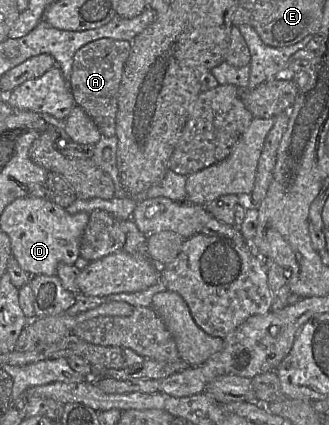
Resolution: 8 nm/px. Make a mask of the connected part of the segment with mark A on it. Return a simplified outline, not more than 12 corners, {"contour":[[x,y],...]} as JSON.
{"contour":[[101,38],[74,55],[75,105],[116,133],[130,41]]}

